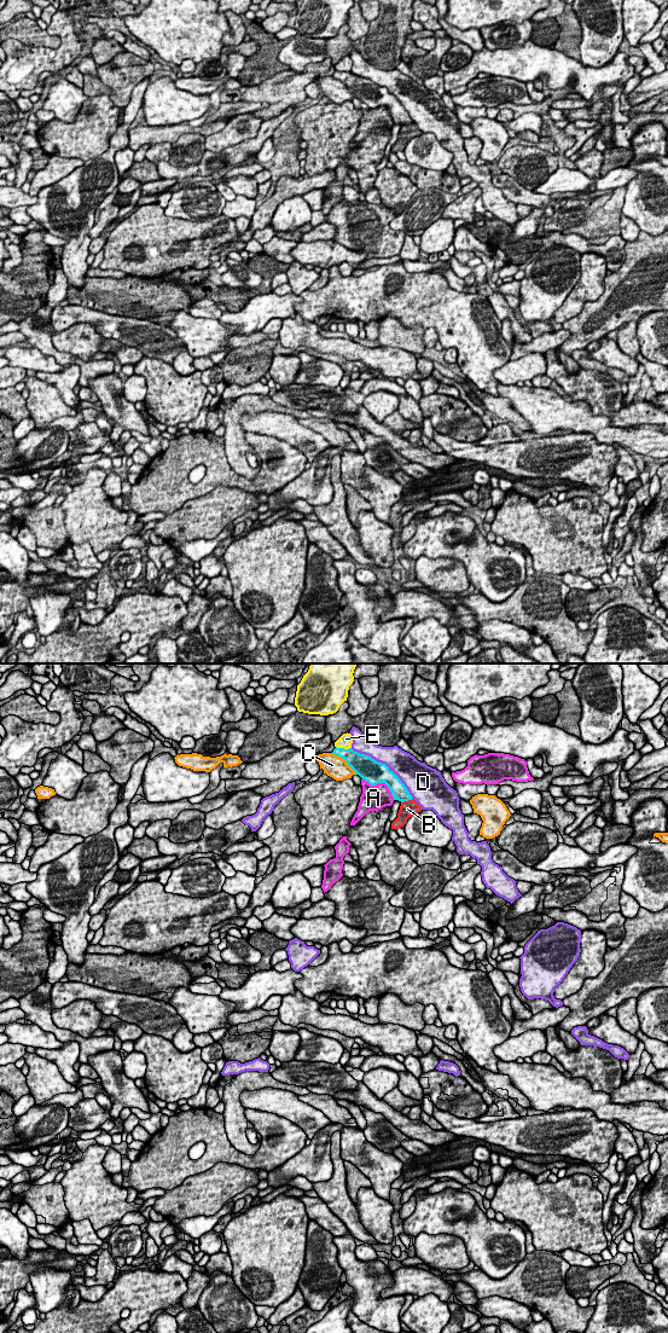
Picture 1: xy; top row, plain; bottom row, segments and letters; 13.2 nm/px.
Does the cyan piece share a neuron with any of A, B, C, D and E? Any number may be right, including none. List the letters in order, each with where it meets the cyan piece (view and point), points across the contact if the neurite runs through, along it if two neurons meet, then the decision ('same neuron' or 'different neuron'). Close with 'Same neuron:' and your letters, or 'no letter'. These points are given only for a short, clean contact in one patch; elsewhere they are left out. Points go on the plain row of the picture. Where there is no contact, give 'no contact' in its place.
A: xy (382, 105) | different neuron
B: xy (406, 123) | along xy (412, 121), (401, 126) | different neuron
C: xy (344, 82) | different neuron
D: xy (384, 87) | different neuron
E: xy (343, 71) | different neuron
Same neuron: no letter

